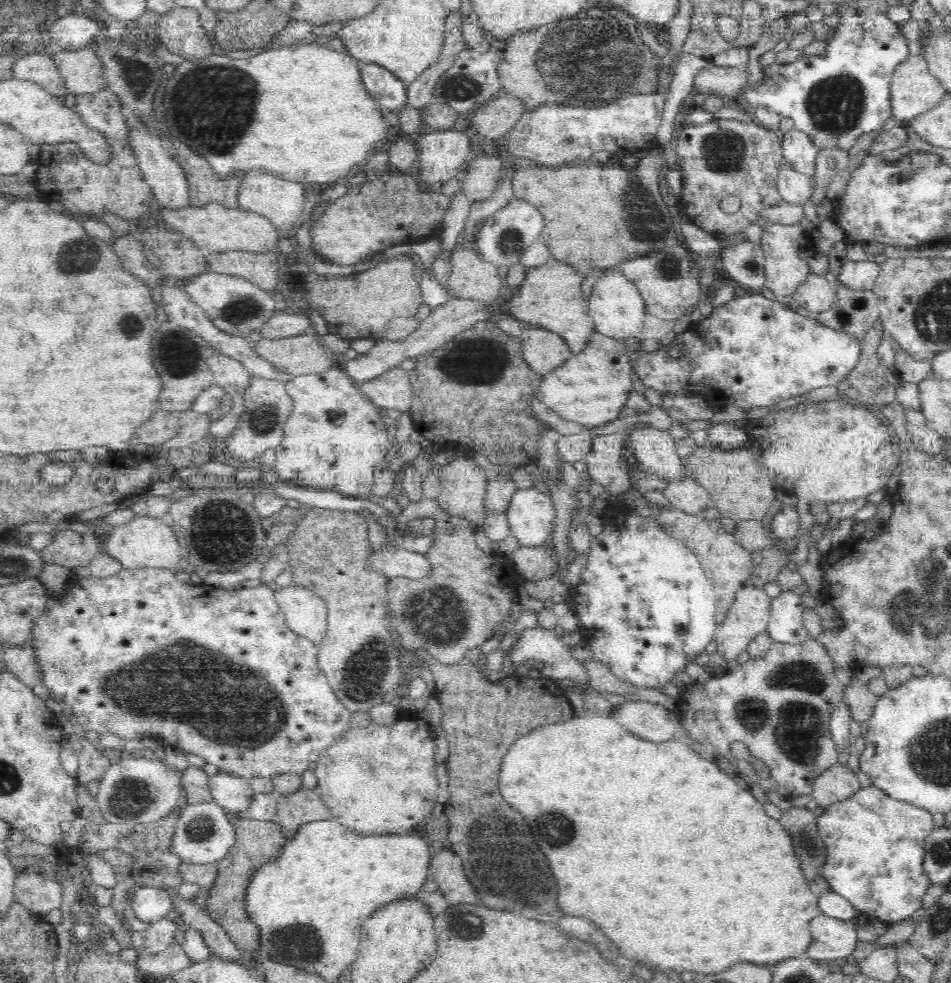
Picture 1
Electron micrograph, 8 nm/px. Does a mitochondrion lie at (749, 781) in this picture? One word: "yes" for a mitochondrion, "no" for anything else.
no

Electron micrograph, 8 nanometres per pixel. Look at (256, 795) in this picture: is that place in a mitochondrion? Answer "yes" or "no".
no

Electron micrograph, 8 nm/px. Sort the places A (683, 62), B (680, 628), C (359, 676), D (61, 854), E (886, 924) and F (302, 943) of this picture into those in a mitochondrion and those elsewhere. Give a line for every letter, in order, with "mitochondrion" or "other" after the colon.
A: other
B: mitochondrion
C: mitochondrion
D: other
E: other
F: mitochondrion

